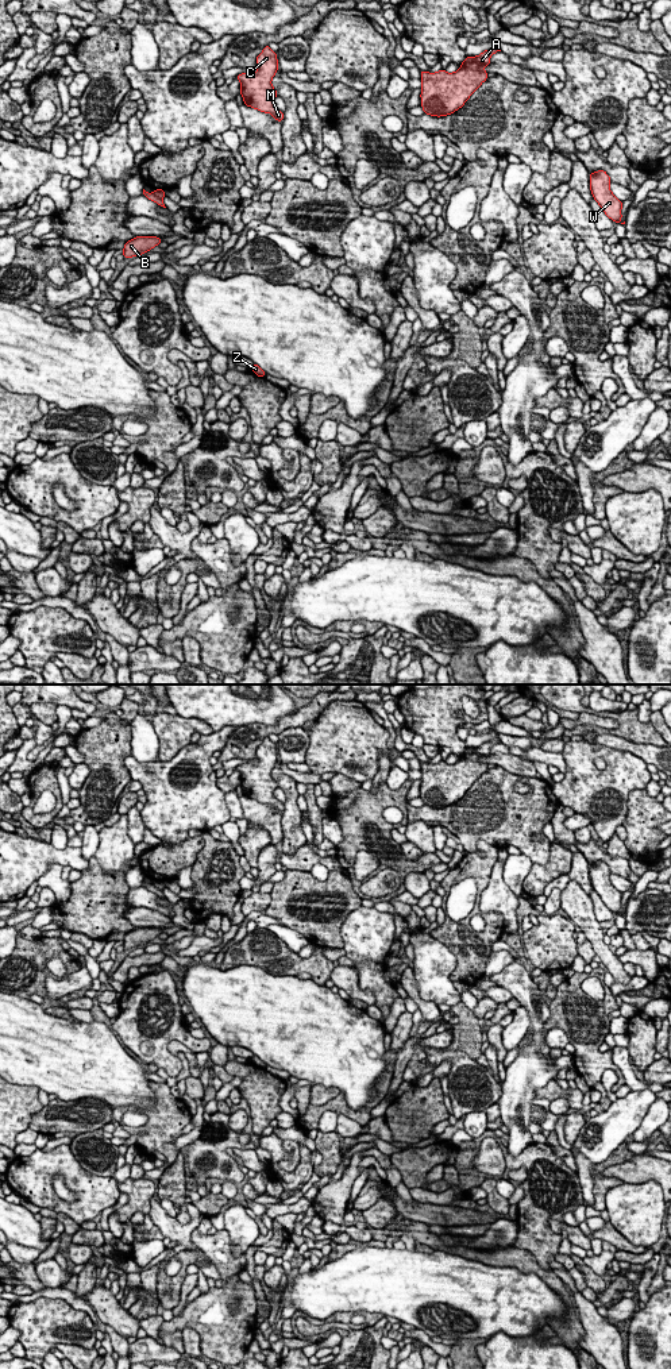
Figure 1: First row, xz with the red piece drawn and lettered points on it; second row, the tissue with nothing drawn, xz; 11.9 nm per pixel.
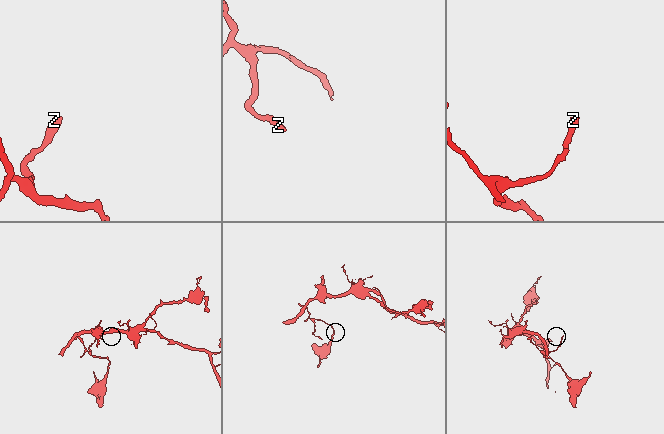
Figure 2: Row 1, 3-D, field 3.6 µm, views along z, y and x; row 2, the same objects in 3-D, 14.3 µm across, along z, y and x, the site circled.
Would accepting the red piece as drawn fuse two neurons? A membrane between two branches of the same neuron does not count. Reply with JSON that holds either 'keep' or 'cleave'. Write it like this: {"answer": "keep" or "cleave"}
{"answer": "cleave"}

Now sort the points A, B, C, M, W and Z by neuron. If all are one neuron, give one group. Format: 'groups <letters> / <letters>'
groups A B C M W / Z

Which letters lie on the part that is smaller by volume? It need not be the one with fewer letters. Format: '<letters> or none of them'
Z

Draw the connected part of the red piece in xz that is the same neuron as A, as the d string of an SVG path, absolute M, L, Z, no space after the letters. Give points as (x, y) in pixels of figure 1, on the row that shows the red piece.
M500 47L485 50L477 57L466 57L460 69L447 73L444 69L436 73L420 70L421 74L421 107L424 113L432 116L446 116L458 111L470 96L487 80L485 66L490 63L490 57L501 51Z

